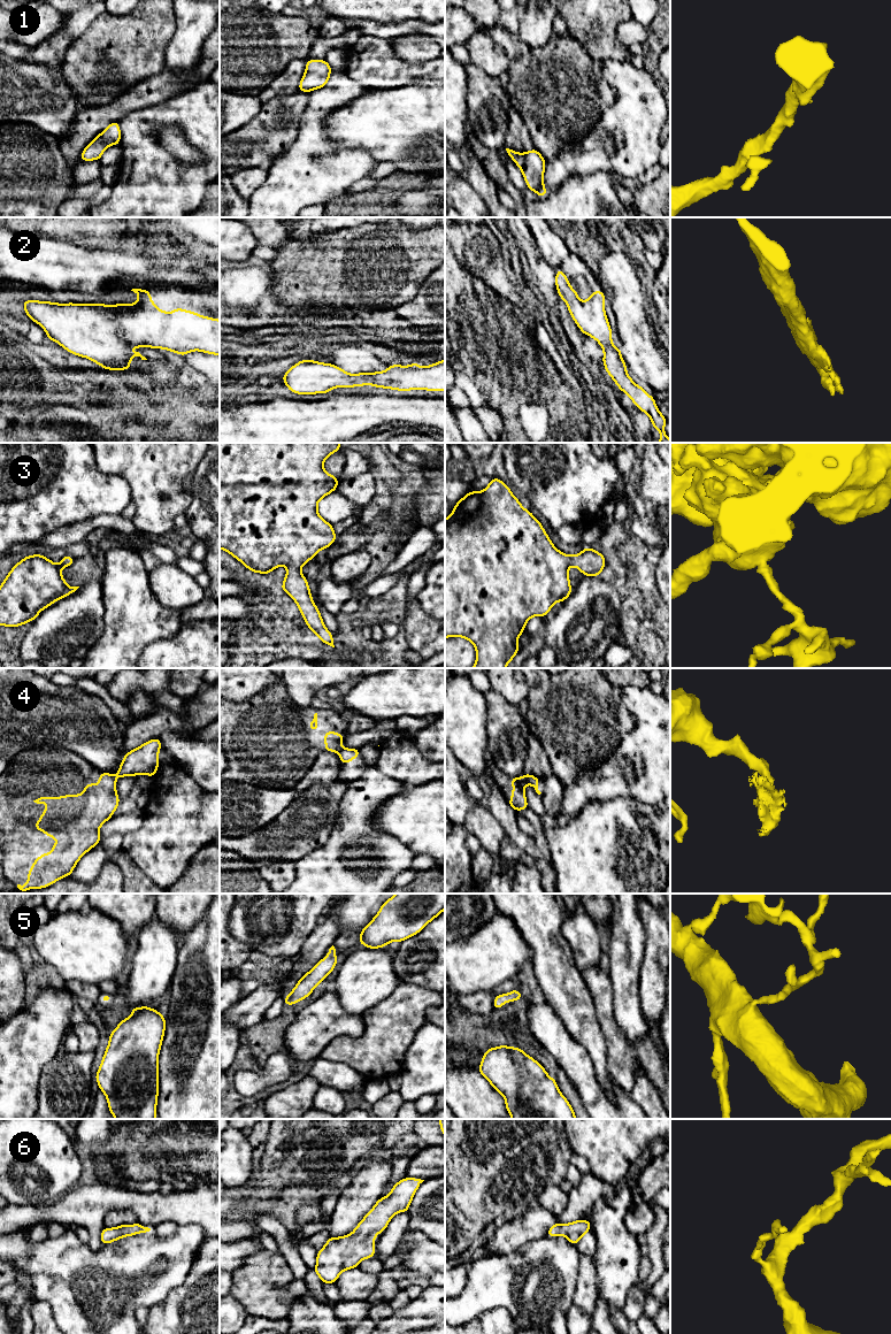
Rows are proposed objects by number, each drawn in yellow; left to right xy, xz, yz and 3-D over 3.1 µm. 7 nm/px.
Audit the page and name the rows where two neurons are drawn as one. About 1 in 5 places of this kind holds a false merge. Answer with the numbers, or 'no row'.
4

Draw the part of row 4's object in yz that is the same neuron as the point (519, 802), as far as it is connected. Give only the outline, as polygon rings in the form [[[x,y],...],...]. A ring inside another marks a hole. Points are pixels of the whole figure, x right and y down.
[[[524,776],[510,779],[510,784],[514,787],[514,790],[510,792],[512,799],[507,803],[516,812],[523,811],[529,807],[524,792],[524,788],[527,783],[528,782]]]

